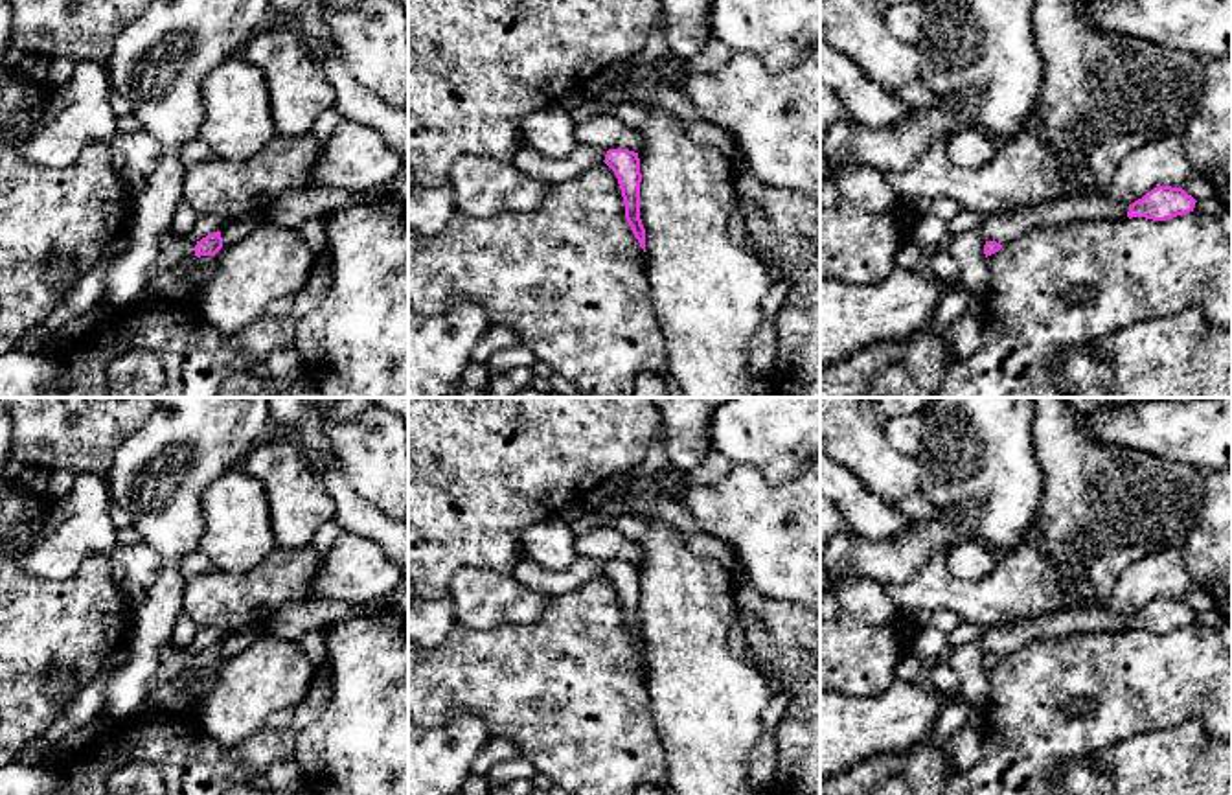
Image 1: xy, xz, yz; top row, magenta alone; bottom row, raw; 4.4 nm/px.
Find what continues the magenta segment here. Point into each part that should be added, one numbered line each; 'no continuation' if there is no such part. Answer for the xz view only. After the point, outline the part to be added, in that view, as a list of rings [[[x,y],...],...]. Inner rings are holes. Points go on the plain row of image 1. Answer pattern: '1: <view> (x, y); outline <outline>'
1: xz (552, 584); outline [[[577,556],[568,569],[552,572],[533,561],[522,559],[515,565],[513,578],[537,593],[553,598],[576,591],[590,578],[603,574],[605,567],[607,561]]]

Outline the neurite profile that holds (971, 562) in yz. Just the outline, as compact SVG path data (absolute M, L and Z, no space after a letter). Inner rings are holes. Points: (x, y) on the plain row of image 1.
M978 543L956 545L947 552L947 569L953 576L965 582L986 578L997 563L997 558Z

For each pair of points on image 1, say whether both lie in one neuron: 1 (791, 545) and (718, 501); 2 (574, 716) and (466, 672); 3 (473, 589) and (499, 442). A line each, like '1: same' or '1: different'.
1: same
2: same
3: different

